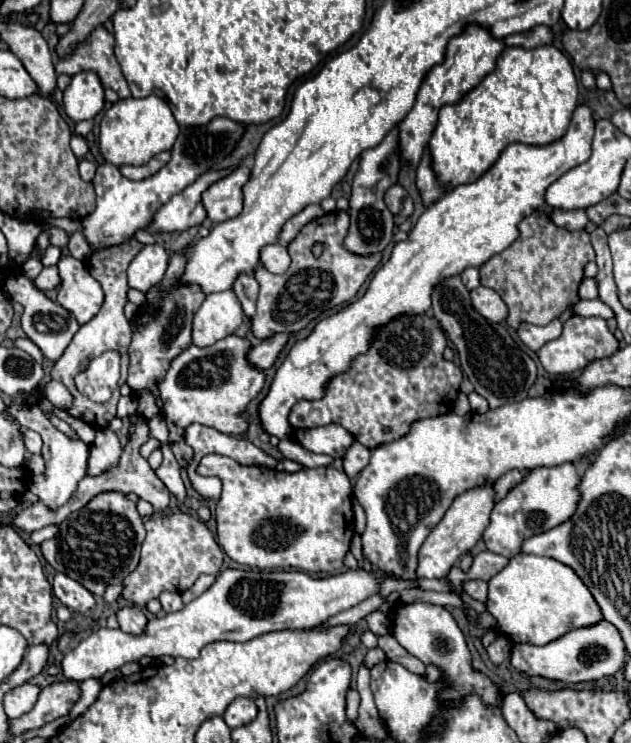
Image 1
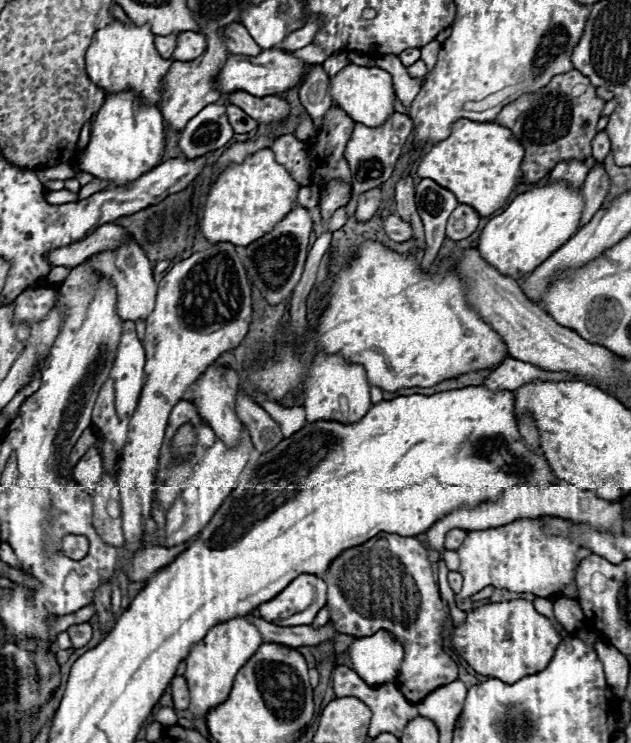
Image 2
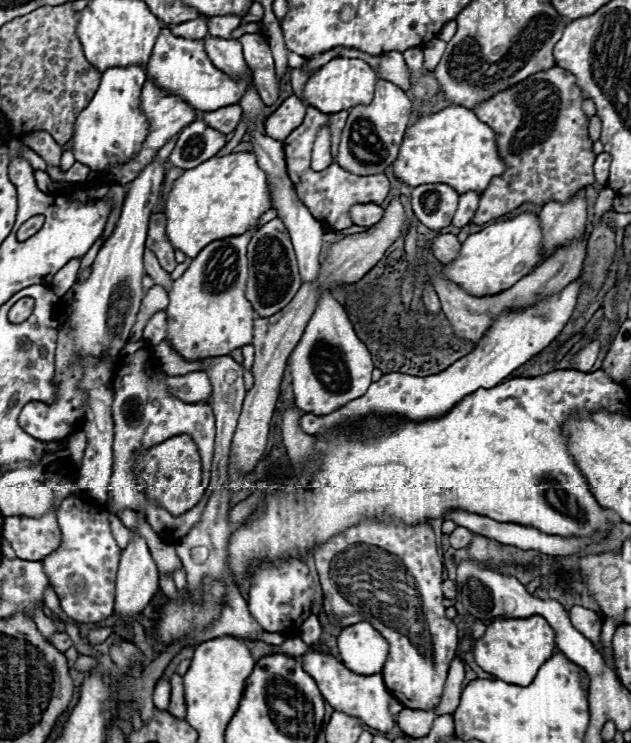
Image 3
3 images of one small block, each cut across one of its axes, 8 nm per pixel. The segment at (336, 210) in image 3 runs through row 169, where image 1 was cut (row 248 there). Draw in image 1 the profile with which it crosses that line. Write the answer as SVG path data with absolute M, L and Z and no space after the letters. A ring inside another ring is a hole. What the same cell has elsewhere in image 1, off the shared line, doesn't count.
M330 212L312 222L308 222L298 236L288 244L292 258L290 268L284 274L270 274L264 266L254 270L254 278L260 284L260 294L256 302L256 316L252 318L252 334L260 340L270 338L276 332L300 332L306 324L318 318L322 312L336 308L352 300L360 286L366 282L370 272L378 266L380 254L374 256L356 256L342 248L342 240L348 232L348 214ZM322 242L326 246L320 258L312 256L312 244Z

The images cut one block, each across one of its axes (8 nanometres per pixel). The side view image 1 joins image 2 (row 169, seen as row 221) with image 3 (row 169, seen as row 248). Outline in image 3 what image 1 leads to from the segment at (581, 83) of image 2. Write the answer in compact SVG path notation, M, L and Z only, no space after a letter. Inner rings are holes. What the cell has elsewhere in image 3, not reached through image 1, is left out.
M554 66L474 108L476 116L496 132L498 154L506 164L506 172L490 180L486 192L482 192L472 224L486 224L522 204L544 206L550 200L566 204L566 200L594 184L596 154L588 136L588 118L582 112L584 96L574 82L576 78L570 72Z

